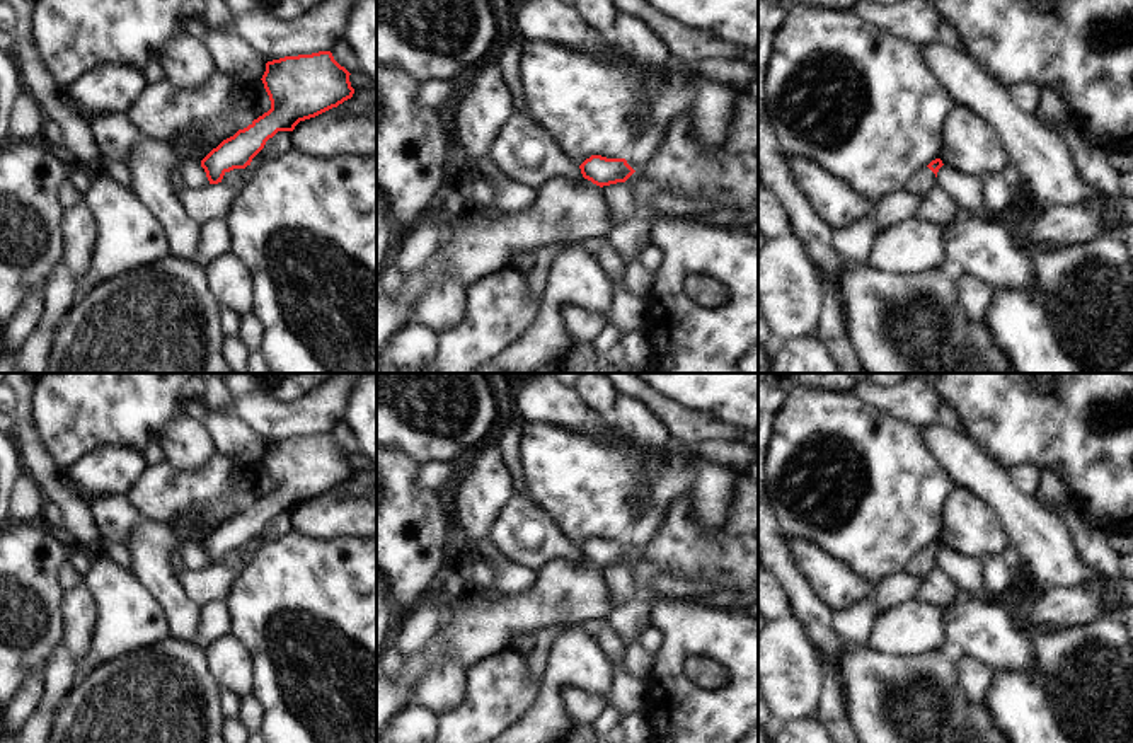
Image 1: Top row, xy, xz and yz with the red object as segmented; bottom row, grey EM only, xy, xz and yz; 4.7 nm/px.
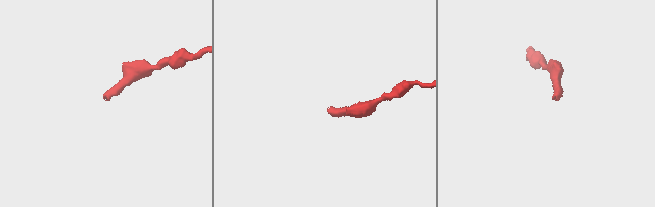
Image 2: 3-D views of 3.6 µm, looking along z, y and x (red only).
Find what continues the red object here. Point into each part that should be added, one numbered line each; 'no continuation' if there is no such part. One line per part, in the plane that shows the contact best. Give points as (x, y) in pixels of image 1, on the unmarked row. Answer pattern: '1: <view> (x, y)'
1: yz (924, 563)

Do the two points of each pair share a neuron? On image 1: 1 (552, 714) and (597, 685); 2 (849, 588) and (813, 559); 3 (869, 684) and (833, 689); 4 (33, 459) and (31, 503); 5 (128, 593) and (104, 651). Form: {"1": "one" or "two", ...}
{"1": "one", "2": "one", "3": "two", "4": "two", "5": "one"}

